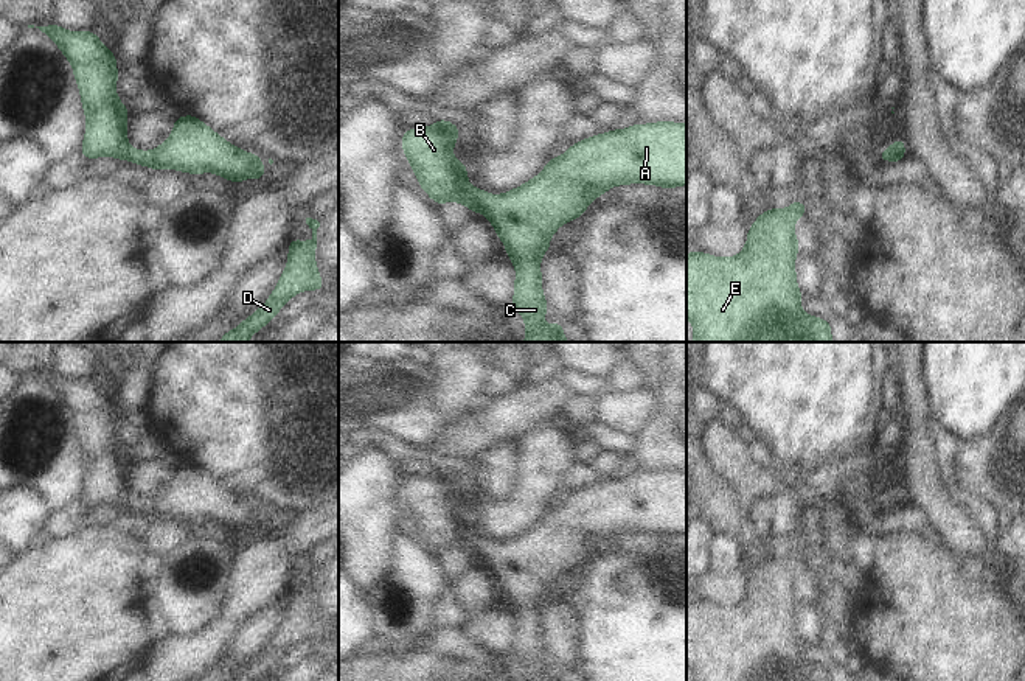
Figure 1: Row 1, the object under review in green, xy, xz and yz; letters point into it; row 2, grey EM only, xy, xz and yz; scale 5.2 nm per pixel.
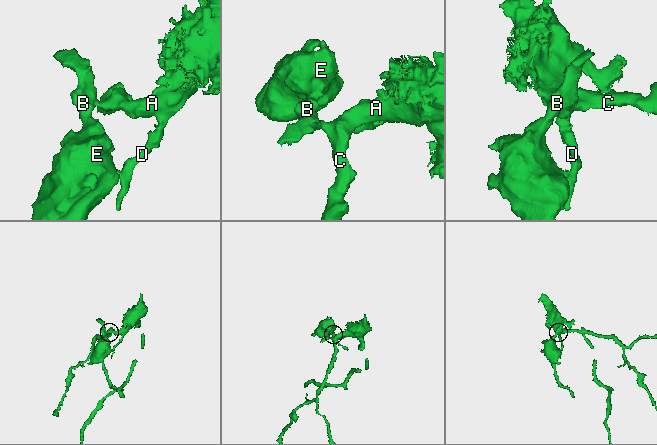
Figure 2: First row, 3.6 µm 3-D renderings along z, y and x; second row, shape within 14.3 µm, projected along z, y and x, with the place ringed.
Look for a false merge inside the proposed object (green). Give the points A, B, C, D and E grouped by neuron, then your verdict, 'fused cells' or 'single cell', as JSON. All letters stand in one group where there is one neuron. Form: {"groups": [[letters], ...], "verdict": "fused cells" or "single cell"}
{"groups": [["A", "C", "D"], ["B", "E"]], "verdict": "fused cells"}

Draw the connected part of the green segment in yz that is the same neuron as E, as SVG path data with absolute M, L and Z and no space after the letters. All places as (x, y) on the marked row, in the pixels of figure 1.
M794 201L787 208L763 211L747 232L744 249L736 257L714 257L700 250L686 253L686 319L693 325L691 342L834 342L831 320L801 309L803 292L797 286L795 257L800 243L795 221L806 215L806 204Z

